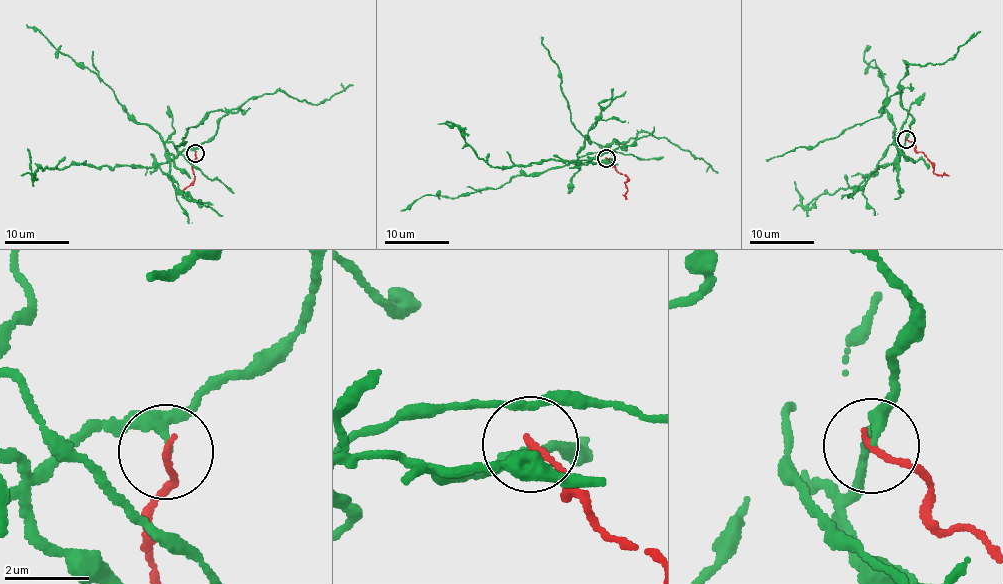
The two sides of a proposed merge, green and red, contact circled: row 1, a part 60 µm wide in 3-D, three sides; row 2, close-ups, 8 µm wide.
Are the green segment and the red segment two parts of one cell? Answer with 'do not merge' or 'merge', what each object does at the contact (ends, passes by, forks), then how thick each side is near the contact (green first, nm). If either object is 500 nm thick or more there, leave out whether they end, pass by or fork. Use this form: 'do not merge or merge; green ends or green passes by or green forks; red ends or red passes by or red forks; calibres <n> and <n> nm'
do not merge; green passes by; red ends; calibres 160 and 140 nm

